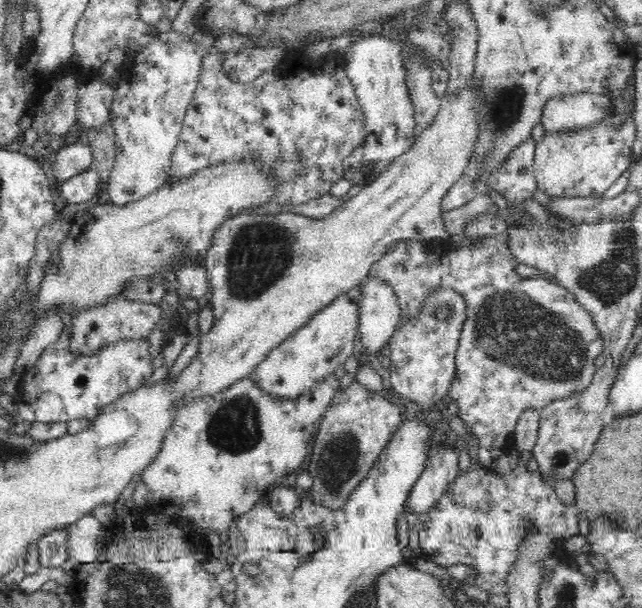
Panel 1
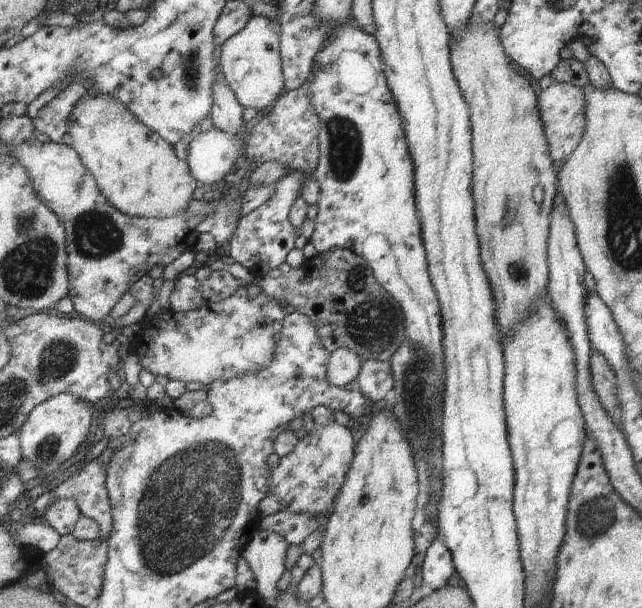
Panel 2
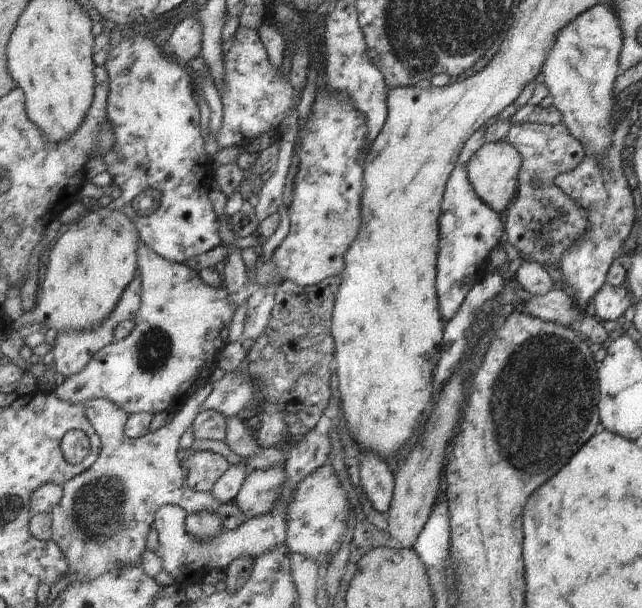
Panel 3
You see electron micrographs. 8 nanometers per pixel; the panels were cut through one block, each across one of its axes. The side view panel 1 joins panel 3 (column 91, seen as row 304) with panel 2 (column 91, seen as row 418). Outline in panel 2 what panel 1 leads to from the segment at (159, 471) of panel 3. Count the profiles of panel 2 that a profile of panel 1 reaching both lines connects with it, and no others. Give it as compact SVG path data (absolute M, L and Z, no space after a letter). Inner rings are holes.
M95 459L85 464L81 471L66 481L58 484L49 492L45 492L36 503L30 506L40 507L46 504L51 506L55 502L51 498L76 500L82 514L99 523L102 530L101 539L107 541L114 527L112 500L107 479L108 464L103 465Z

